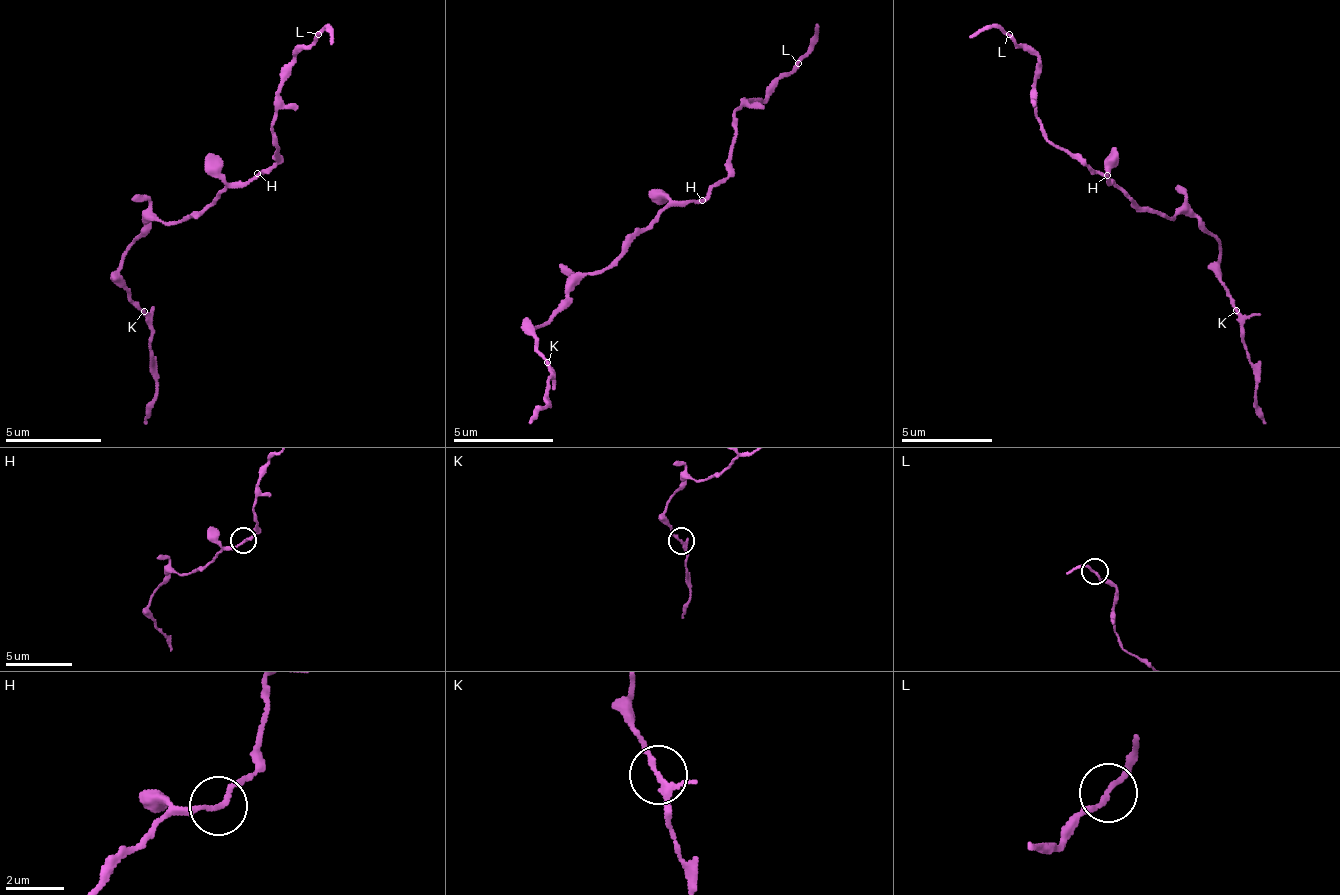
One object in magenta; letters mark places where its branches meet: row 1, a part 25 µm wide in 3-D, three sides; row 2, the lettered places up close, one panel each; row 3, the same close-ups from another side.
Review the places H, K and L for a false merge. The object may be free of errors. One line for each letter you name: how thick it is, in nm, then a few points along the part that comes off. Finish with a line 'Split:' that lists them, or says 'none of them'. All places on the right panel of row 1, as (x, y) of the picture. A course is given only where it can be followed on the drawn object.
Split: none of them

